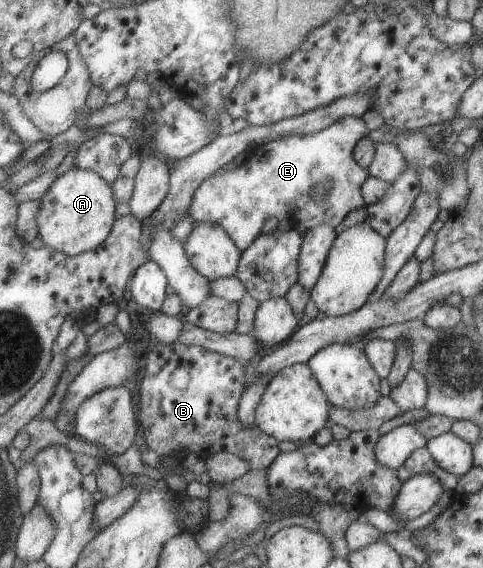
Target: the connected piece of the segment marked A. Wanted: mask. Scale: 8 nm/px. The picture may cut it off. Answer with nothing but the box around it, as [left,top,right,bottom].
[36,167,118,256]

